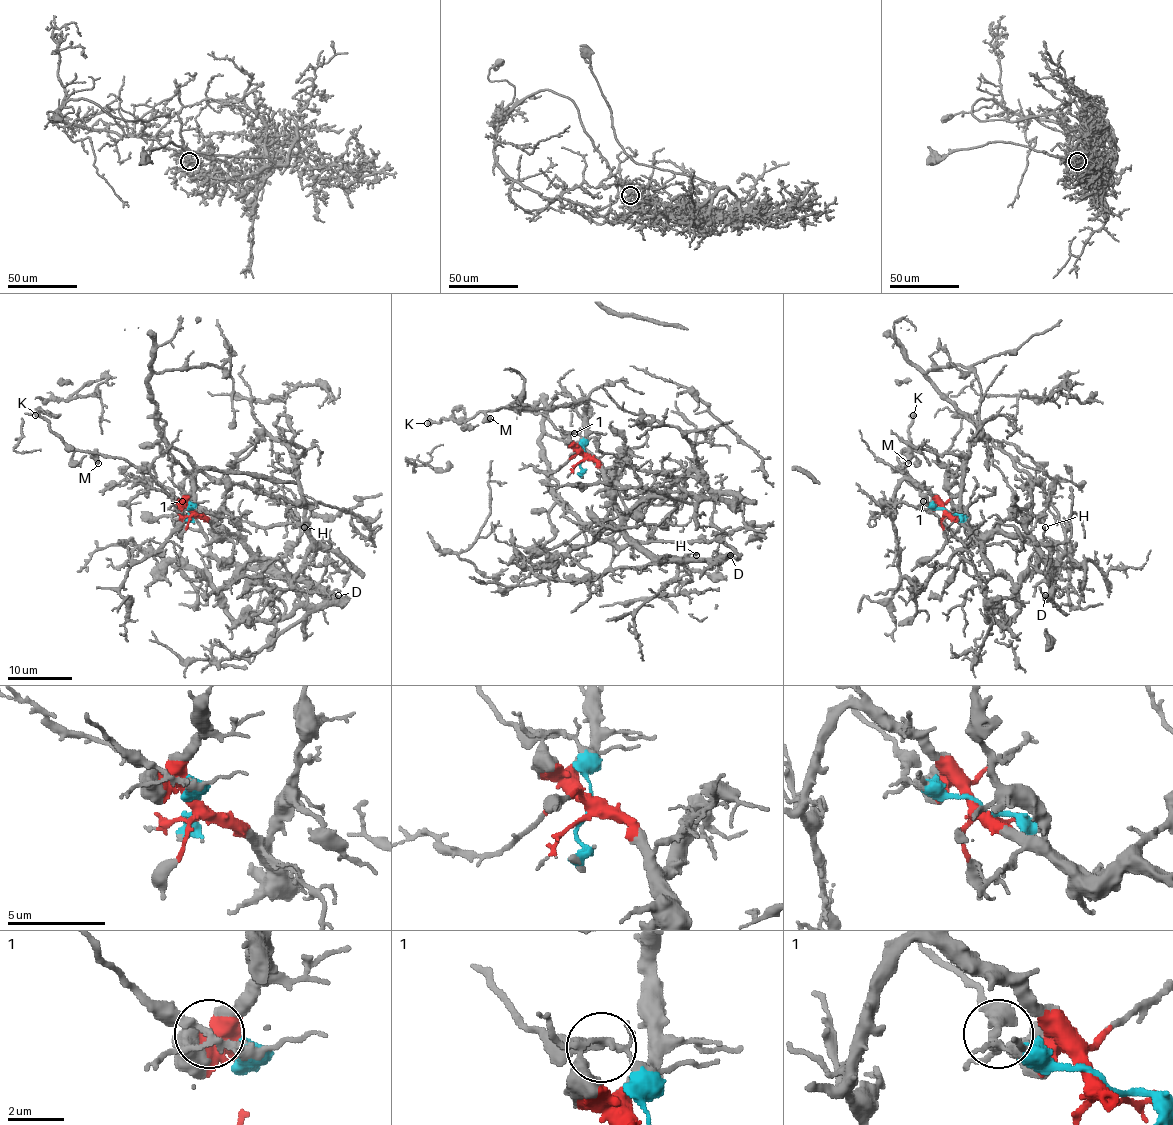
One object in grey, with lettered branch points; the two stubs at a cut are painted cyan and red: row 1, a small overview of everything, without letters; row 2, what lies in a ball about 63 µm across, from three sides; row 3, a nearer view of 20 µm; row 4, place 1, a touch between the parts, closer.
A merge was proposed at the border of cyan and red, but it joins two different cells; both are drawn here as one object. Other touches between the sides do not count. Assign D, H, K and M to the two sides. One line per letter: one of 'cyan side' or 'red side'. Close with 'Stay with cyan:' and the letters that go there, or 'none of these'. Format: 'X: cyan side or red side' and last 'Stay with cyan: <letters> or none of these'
D: red side
H: red side
K: cyan side
M: cyan side
Stay with cyan: K, M

